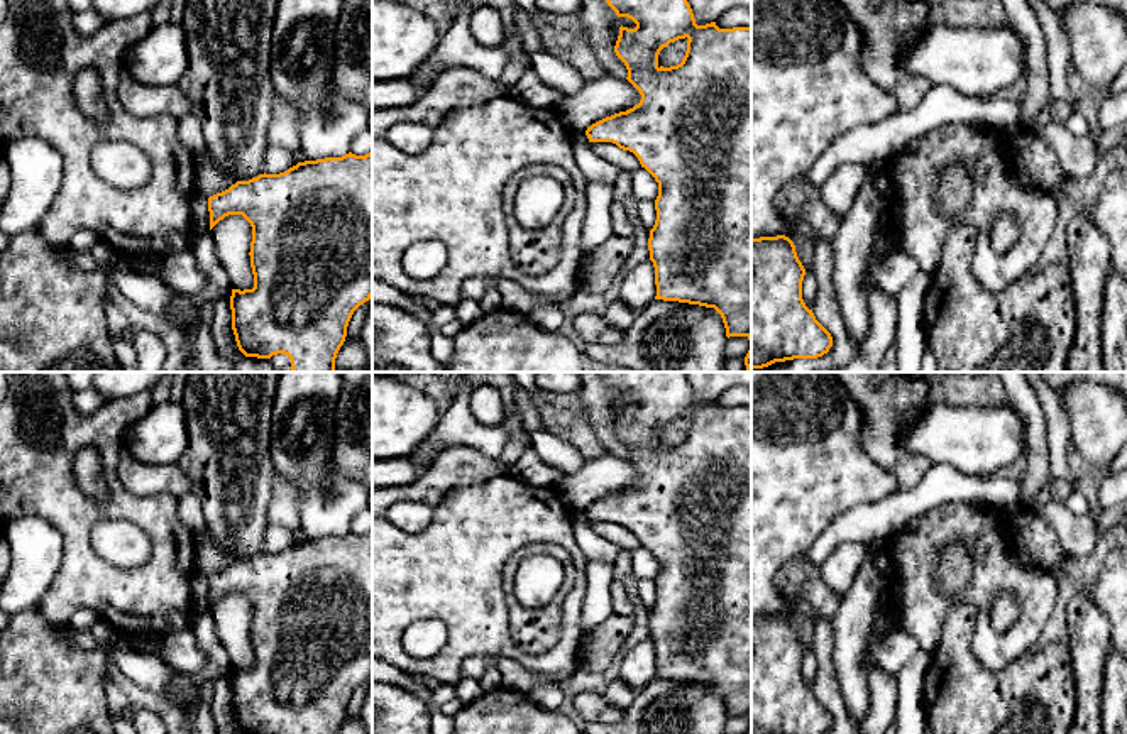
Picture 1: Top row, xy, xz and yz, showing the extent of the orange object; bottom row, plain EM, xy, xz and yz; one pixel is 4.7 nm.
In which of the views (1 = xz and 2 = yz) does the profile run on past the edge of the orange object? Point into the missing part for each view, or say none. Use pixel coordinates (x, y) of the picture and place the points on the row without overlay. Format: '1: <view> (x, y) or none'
1: none
2: none

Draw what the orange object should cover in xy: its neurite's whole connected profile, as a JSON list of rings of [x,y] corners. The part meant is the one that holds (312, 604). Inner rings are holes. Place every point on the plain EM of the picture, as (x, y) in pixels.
[[[372,529],[366,534],[352,531],[342,536],[325,536],[298,541],[279,553],[259,553],[249,560],[237,560],[228,568],[208,577],[210,609],[228,594],[242,594],[252,605],[250,646],[254,653],[252,668],[232,668],[232,709],[239,729],[244,734],[337,734],[347,715],[347,705],[354,690],[372,676]]]

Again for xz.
[[[606,372],[606,381],[618,396],[636,403],[635,408],[619,406],[614,431],[641,479],[626,490],[592,502],[585,514],[589,521],[613,521],[633,531],[658,561],[657,599],[648,617],[655,678],[714,687],[723,697],[726,715],[746,715],[746,734],[751,734],[751,406],[719,408],[716,401],[697,404],[684,372]],[[685,416],[682,441],[660,445],[660,430]]]

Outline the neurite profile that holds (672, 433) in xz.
[[[687,416],[679,418],[675,421],[670,421],[667,426],[663,426],[658,433],[658,446],[670,446],[682,441],[685,430],[687,430]]]

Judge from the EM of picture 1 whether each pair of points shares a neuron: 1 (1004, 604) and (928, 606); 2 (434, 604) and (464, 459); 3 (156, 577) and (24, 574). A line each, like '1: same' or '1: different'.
1: different
2: different
3: different

